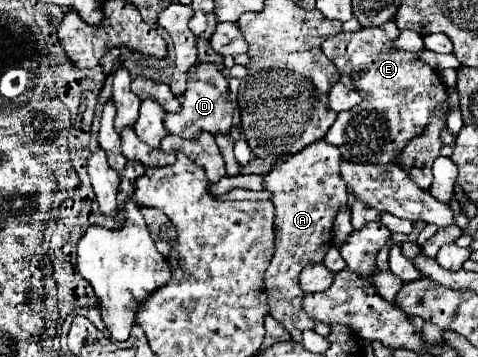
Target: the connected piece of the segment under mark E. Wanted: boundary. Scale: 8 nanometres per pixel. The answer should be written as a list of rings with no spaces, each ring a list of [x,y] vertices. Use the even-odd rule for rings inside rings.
[[[394,21],[380,27],[360,27],[352,33],[338,33],[322,43],[324,55],[336,65],[340,81],[362,95],[362,103],[350,111],[338,113],[338,119],[324,141],[338,147],[344,161],[350,163],[396,163],[400,151],[416,135],[422,135],[434,111],[446,99],[446,87],[438,73],[414,53],[394,47],[400,29]]]

